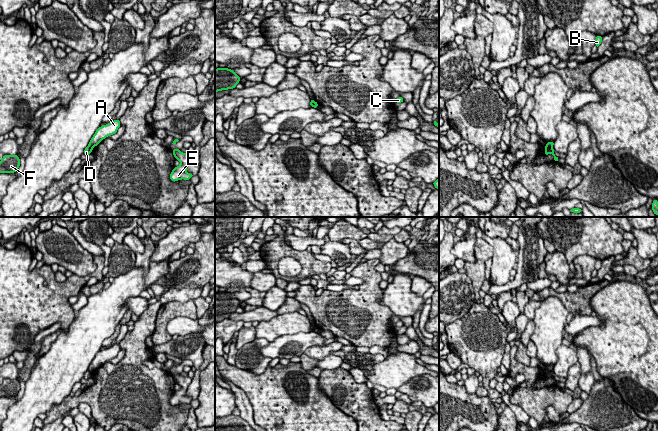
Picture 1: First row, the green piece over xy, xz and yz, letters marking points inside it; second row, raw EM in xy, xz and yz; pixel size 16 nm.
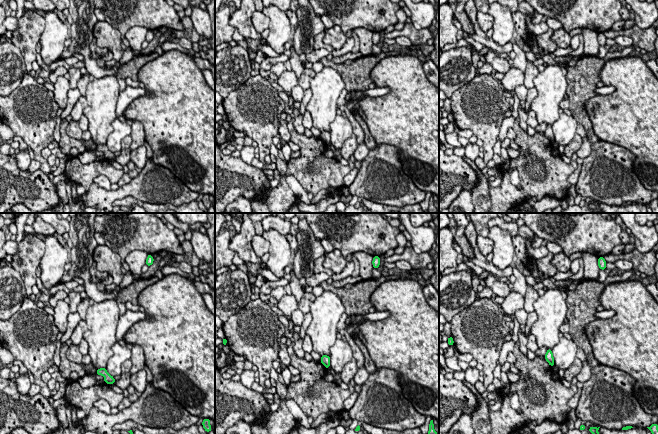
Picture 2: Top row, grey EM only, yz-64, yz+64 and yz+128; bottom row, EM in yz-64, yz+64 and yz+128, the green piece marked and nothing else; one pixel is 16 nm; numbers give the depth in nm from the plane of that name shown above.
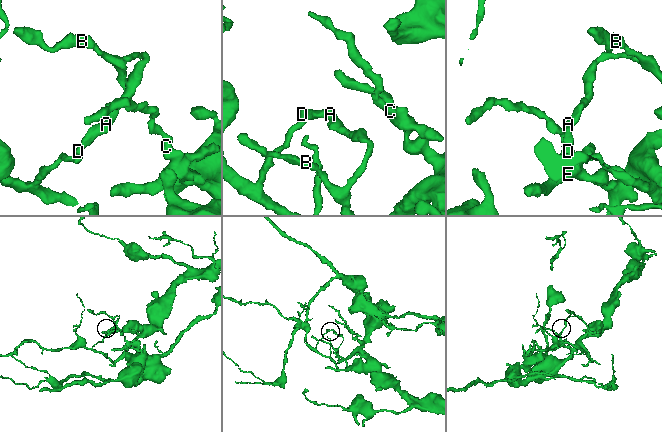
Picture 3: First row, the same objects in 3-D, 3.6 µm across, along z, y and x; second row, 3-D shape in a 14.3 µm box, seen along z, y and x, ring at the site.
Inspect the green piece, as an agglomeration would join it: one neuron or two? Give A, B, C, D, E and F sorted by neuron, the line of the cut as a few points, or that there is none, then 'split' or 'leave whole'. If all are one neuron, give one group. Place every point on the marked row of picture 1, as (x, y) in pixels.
groups A B C E / D F; cut yz (546, 145), (552, 148); split

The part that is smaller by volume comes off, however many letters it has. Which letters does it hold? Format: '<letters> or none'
D, F

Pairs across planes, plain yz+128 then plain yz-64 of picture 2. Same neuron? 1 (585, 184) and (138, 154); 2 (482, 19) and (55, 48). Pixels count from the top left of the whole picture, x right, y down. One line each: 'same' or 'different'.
1: different
2: different

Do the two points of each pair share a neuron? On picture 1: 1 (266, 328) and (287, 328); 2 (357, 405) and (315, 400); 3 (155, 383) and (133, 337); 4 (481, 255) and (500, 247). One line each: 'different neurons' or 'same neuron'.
1: same neuron
2: different neurons
3: same neuron
4: different neurons

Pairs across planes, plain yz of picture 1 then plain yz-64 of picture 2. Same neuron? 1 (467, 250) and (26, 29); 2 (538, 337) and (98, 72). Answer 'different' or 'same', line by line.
1: different
2: different

